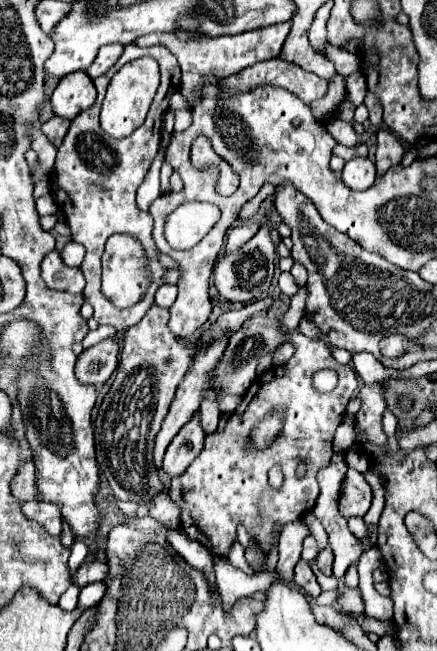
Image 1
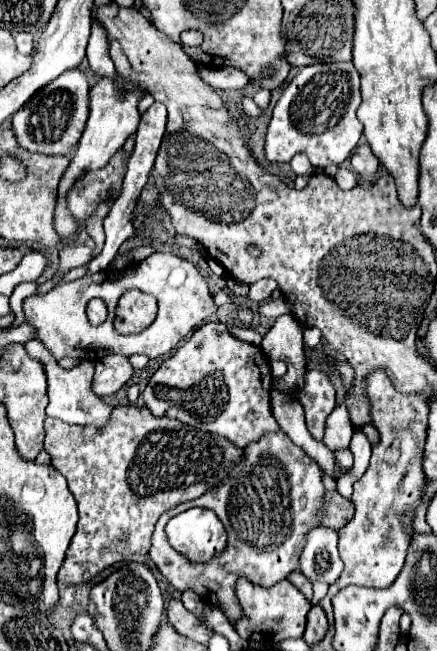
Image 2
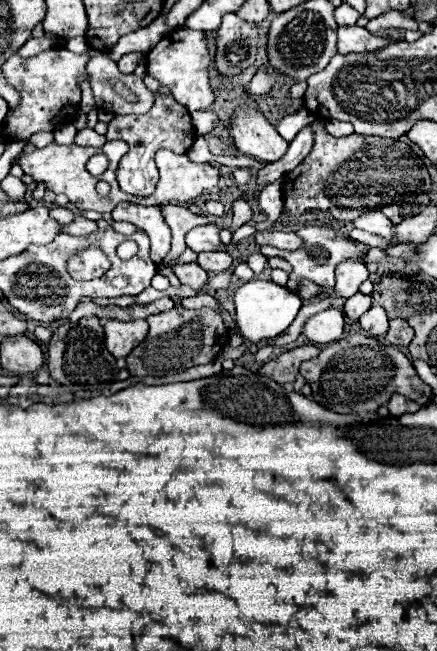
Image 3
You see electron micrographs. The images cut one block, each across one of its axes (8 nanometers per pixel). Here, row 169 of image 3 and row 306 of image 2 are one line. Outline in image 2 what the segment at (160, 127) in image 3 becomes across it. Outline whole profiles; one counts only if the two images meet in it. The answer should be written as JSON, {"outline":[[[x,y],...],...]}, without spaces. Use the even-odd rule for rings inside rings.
{"outline":[[[126,292],[116,308],[114,326],[120,334],[136,334],[150,326],[158,306],[152,296],[142,292]]]}

